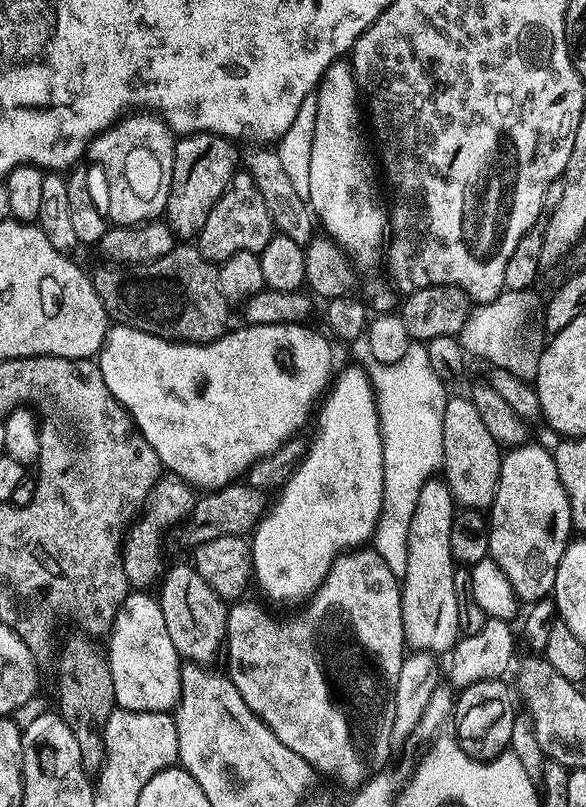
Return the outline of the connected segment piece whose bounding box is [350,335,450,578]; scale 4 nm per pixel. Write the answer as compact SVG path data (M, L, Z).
M367 335L351 341L350 348L356 355L355 363L363 367L376 393L376 409L380 419L382 438L382 510L374 533L374 550L390 566L390 574L403 578L408 557L410 522L414 518L414 506L418 506L418 494L422 486L441 471L444 462L442 450L442 418L450 395L445 381L434 374L430 366L430 354L420 342L409 343L406 354L393 364L383 364L370 354Z

